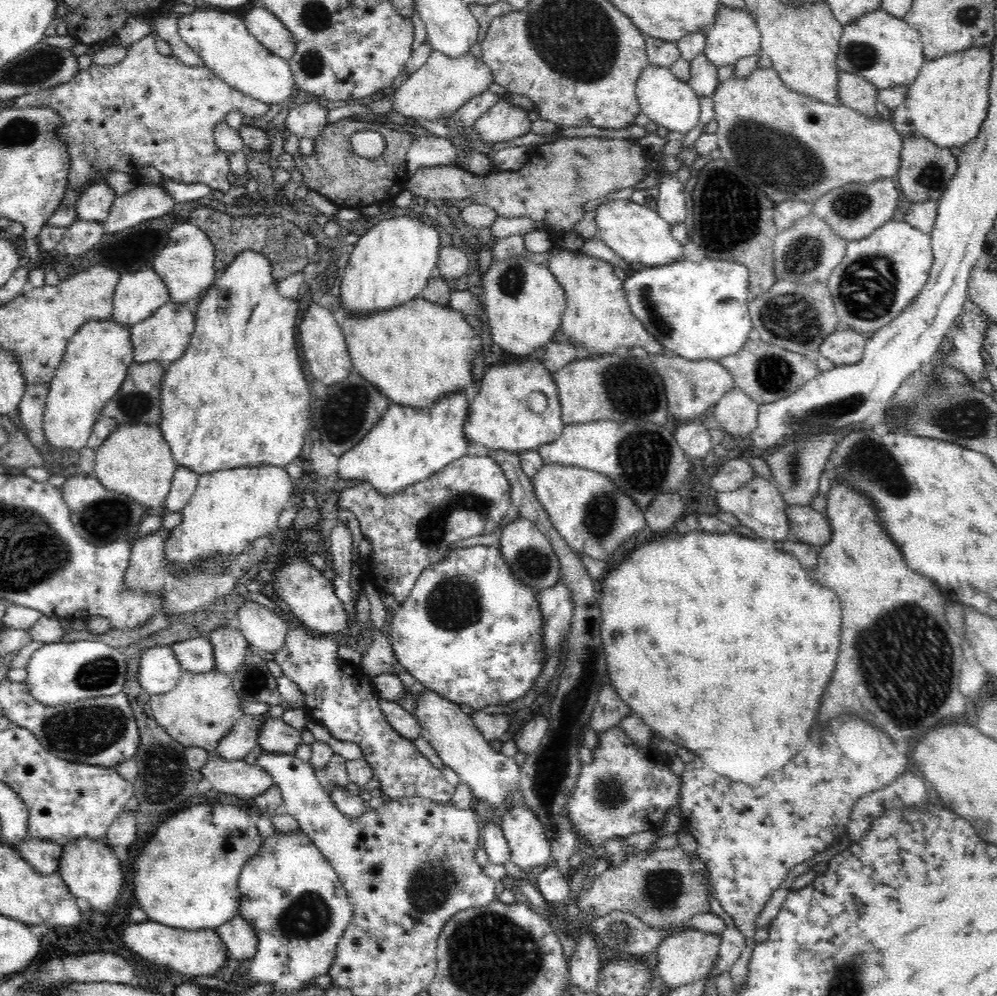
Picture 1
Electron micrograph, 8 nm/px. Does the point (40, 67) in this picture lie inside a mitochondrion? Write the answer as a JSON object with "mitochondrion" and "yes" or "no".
{"mitochondrion":"yes"}

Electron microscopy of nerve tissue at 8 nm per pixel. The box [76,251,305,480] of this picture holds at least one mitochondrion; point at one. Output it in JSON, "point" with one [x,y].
{"point":[136,404]}

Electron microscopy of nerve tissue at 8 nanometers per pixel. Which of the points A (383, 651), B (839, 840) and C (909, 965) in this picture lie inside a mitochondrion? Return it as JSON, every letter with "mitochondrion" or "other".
{"A":"other","B":"other","C":"other"}

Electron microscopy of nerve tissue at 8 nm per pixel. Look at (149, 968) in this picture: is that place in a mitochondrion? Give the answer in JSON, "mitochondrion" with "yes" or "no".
{"mitochondrion":"no"}

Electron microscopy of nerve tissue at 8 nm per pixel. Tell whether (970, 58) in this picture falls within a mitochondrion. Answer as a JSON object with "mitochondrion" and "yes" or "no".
{"mitochondrion":"no"}

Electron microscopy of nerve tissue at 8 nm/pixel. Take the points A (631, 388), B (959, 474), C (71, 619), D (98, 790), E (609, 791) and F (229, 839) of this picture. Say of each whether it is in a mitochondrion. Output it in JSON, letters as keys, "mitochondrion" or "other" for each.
{"A":"mitochondrion","B":"other","C":"other","D":"other","E":"mitochondrion","F":"mitochondrion"}

